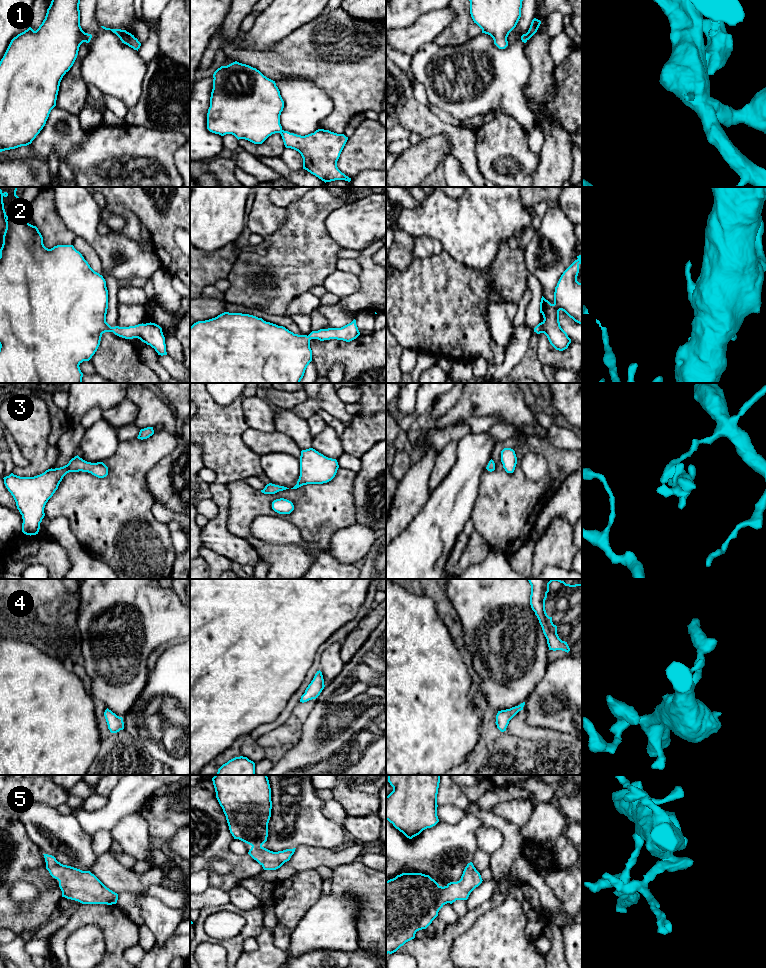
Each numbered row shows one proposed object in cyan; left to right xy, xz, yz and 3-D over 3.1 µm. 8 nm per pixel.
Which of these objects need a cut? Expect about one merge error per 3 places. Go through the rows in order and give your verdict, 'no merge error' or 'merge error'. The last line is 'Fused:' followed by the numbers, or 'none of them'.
1: merge error
2: no merge error
3: no merge error
4: no merge error
5: no merge error
Fused: 1

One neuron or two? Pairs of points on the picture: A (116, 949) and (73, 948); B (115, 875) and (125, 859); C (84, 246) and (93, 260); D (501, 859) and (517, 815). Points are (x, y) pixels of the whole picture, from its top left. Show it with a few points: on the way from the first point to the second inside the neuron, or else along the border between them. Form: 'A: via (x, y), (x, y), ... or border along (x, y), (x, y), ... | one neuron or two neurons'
A: border along (98, 926), (104, 940), (103, 957) | two neurons
B: border along (108, 850), (120, 863), (131, 869) | two neurons
C: via (86, 249), (91, 257) | one neuron
D: border along (493, 813), (519, 827) | two neurons

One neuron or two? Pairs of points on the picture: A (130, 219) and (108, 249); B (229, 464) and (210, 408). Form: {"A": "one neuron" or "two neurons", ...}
{"A": "two neurons", "B": "one neuron"}

